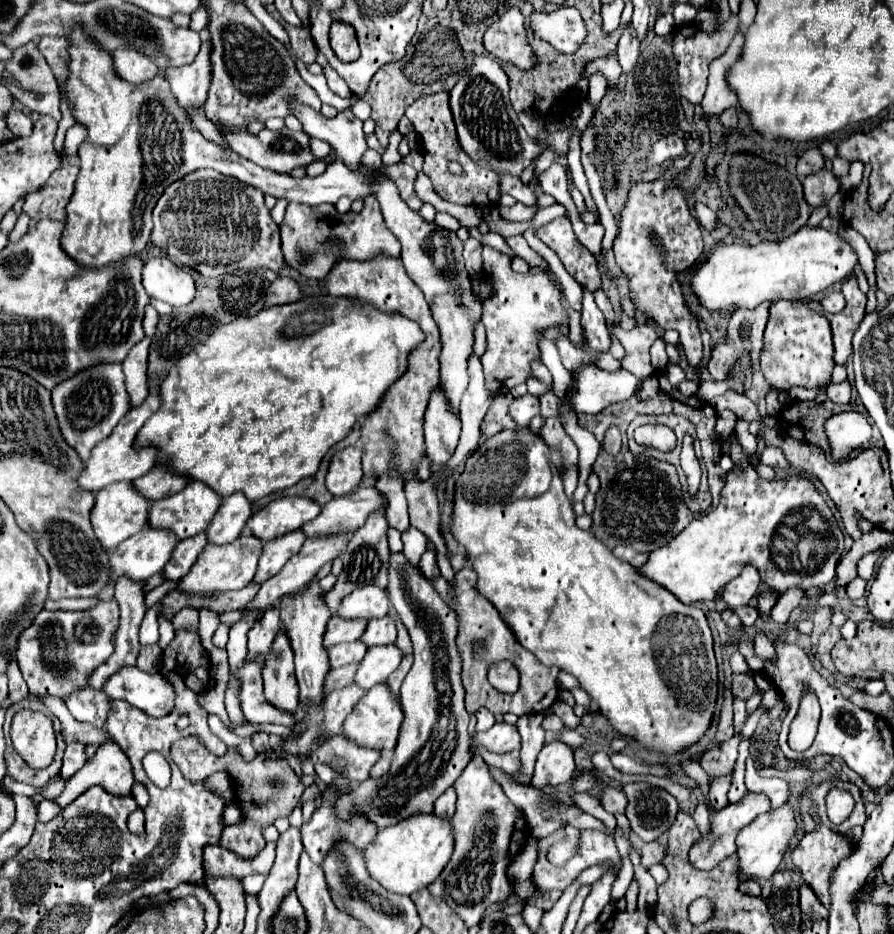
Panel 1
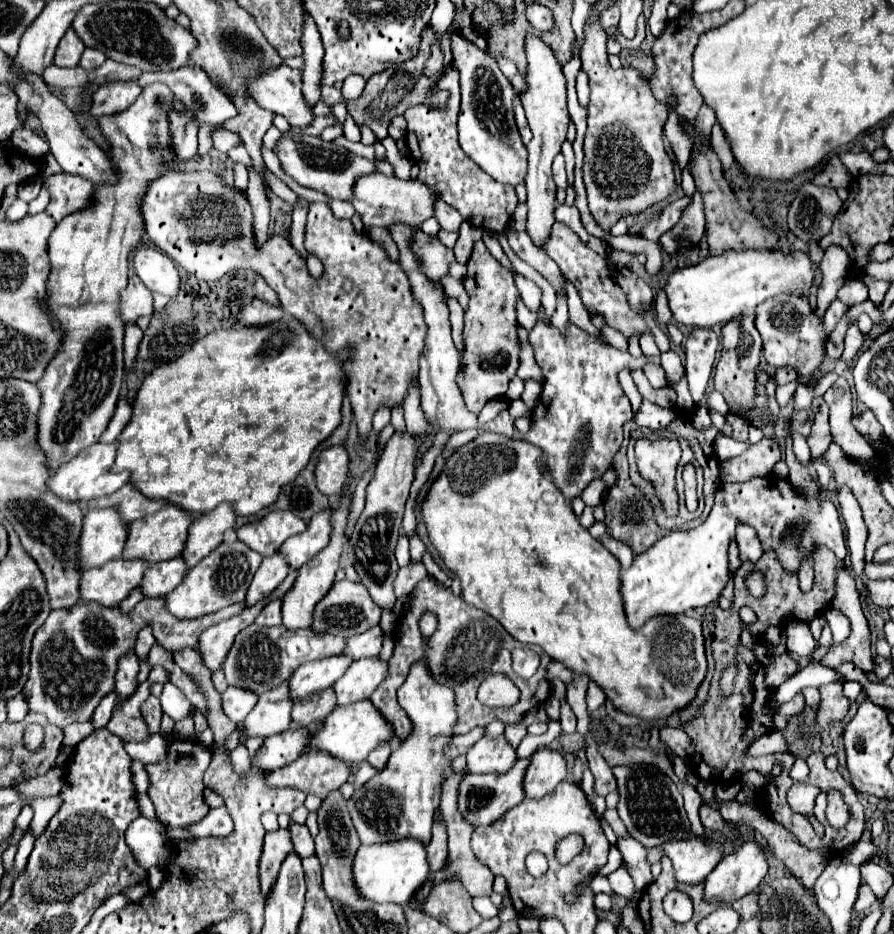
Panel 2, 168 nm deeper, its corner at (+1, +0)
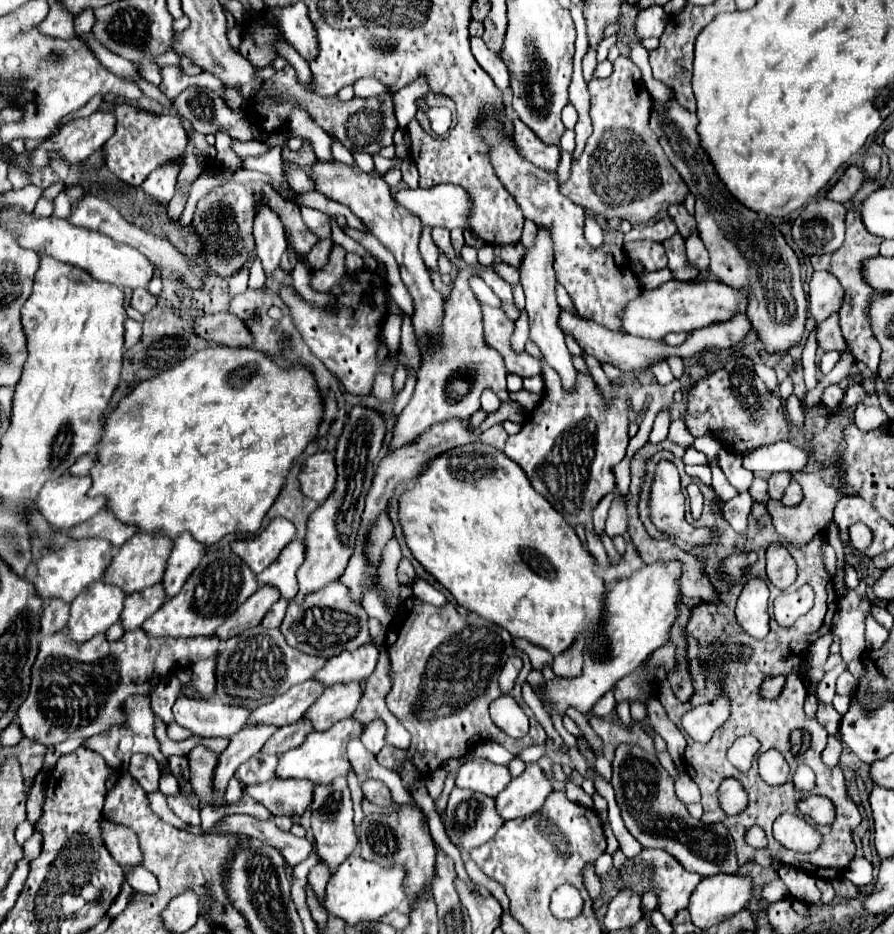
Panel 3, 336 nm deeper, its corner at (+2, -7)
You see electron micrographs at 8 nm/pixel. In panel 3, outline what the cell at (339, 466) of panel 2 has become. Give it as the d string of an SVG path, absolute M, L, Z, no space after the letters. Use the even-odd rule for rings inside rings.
M326 451L308 455L302 463L298 481L300 481L300 491L306 497L310 497L318 503L324 503L324 499L332 493L332 487L336 481L334 455L326 453Z

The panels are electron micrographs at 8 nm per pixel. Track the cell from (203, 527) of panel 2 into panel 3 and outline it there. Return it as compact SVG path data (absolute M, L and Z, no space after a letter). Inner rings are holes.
M180 535L180 539L176 539L162 575L162 585L168 599L180 593L204 551L206 547L200 547L200 543L196 543L190 535Z

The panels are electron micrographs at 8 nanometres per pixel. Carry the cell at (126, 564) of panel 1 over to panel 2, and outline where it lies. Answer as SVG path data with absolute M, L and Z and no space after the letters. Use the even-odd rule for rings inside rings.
M119 558L99 568L89 568L81 578L81 598L85 602L93 600L105 606L115 606L141 584L149 566L151 564L147 564L143 558Z

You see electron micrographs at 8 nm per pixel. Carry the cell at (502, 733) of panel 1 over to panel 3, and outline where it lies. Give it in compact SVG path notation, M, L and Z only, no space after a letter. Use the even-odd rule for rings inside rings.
M472 759L456 773L456 787L496 797L510 783L508 767L494 765L486 759Z

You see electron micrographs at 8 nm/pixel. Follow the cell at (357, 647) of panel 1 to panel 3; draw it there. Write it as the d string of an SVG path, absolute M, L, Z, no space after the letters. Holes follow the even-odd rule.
M312 679L296 687L290 687L284 695L276 697L272 703L254 709L246 725L274 725L274 727L292 725L298 719L302 719L304 711L322 695L322 691L324 687L320 687L320 683Z

